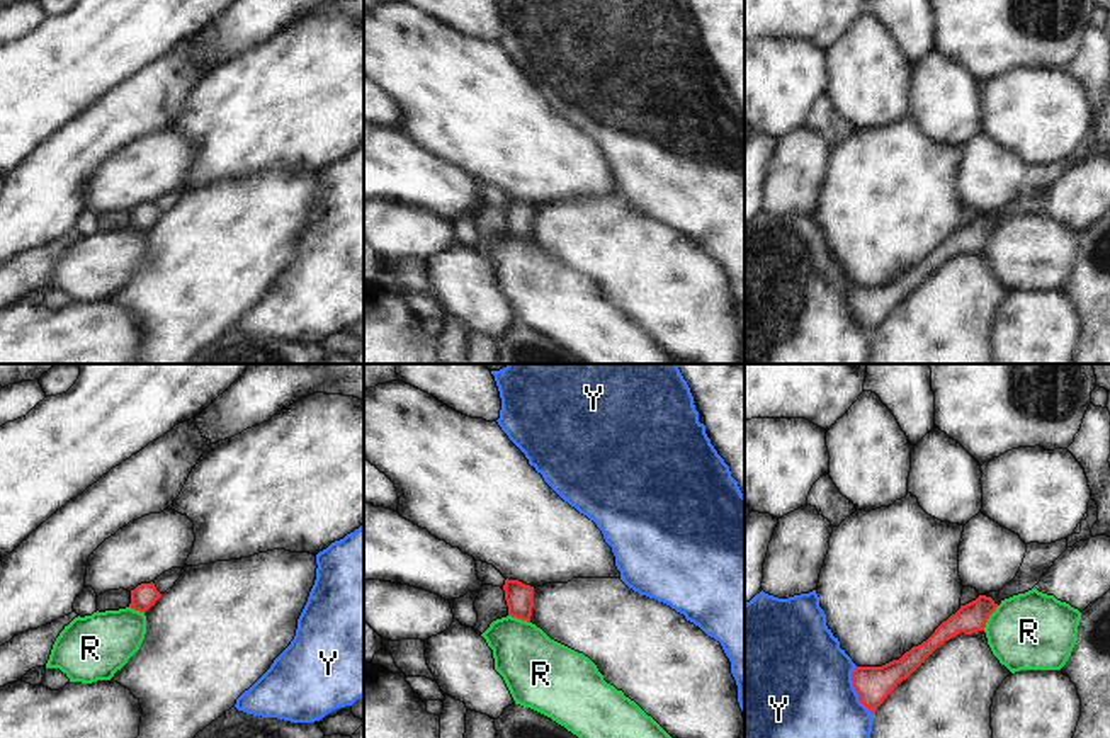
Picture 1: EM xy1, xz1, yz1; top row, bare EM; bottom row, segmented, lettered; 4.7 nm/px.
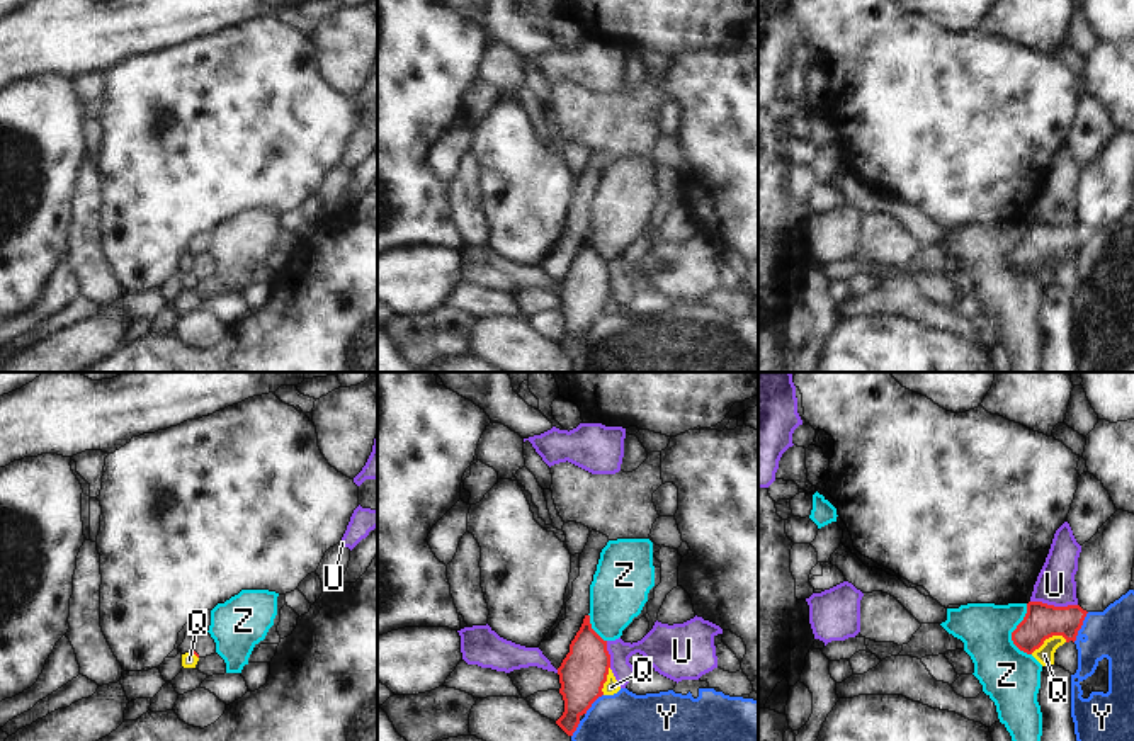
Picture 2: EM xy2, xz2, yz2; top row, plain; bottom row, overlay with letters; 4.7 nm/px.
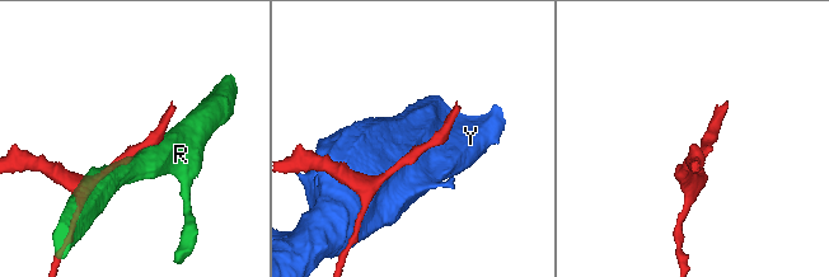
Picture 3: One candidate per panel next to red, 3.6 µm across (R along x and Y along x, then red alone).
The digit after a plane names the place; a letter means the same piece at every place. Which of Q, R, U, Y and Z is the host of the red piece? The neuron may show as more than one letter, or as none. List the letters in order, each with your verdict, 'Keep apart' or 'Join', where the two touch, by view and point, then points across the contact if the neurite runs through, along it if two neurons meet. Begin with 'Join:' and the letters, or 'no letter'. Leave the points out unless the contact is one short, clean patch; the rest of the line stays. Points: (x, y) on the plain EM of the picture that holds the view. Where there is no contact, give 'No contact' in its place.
Join: no letter
Q: Keep apart. Touches red at yz2 (1048, 257)
R: Keep apart. Touches red at yz1 (988, 237)
U: Keep apart. Touches red at yz2 (1053, 225). Boundary: yz2 (1031, 220), (1077, 225)
Y: Keep apart. Touches red at yz1 (855, 308)
Z: Keep apart. Touches red at yz2 (1012, 252). Boundary: yz2 (1027, 223), (1027, 231), (1012, 252), (1012, 260), (1031, 274)

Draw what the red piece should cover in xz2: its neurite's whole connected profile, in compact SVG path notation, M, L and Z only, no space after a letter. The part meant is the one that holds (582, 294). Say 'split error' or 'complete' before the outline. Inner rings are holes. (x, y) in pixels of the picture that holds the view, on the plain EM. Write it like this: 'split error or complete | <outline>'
complete | M585 235L580 250L570 263L570 272L558 287L564 331L556 343L568 355L573 355L580 337L604 314L602 308L607 301L609 287L607 260L592 248L590 235Z

